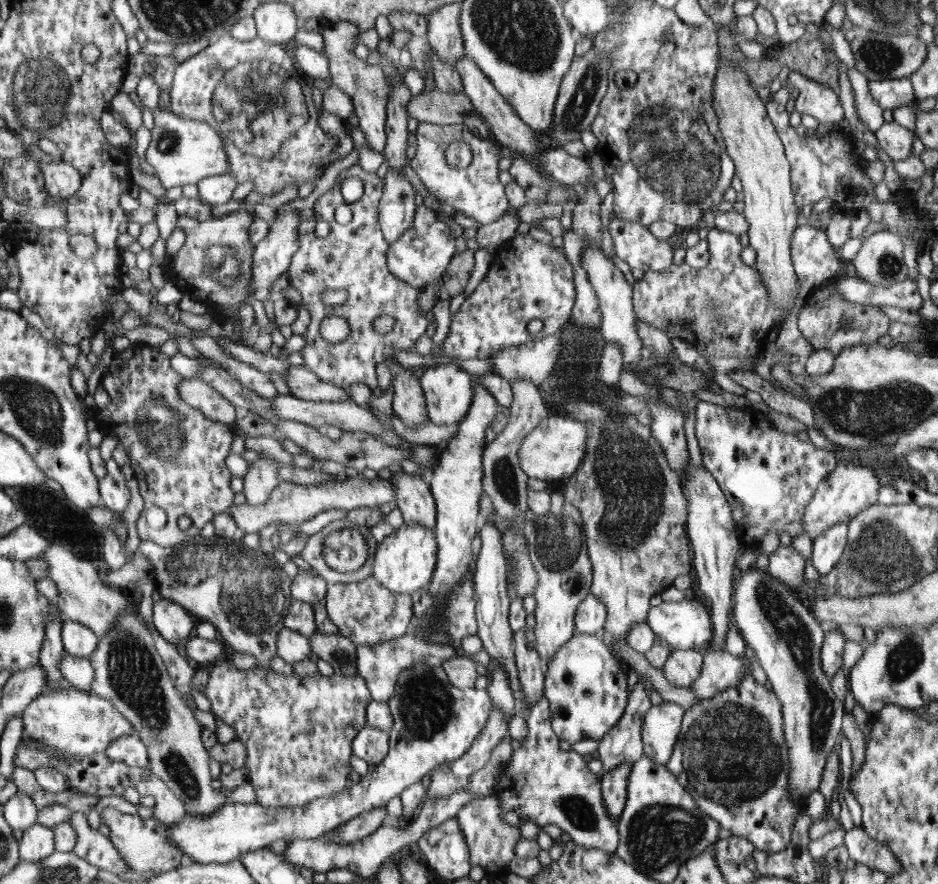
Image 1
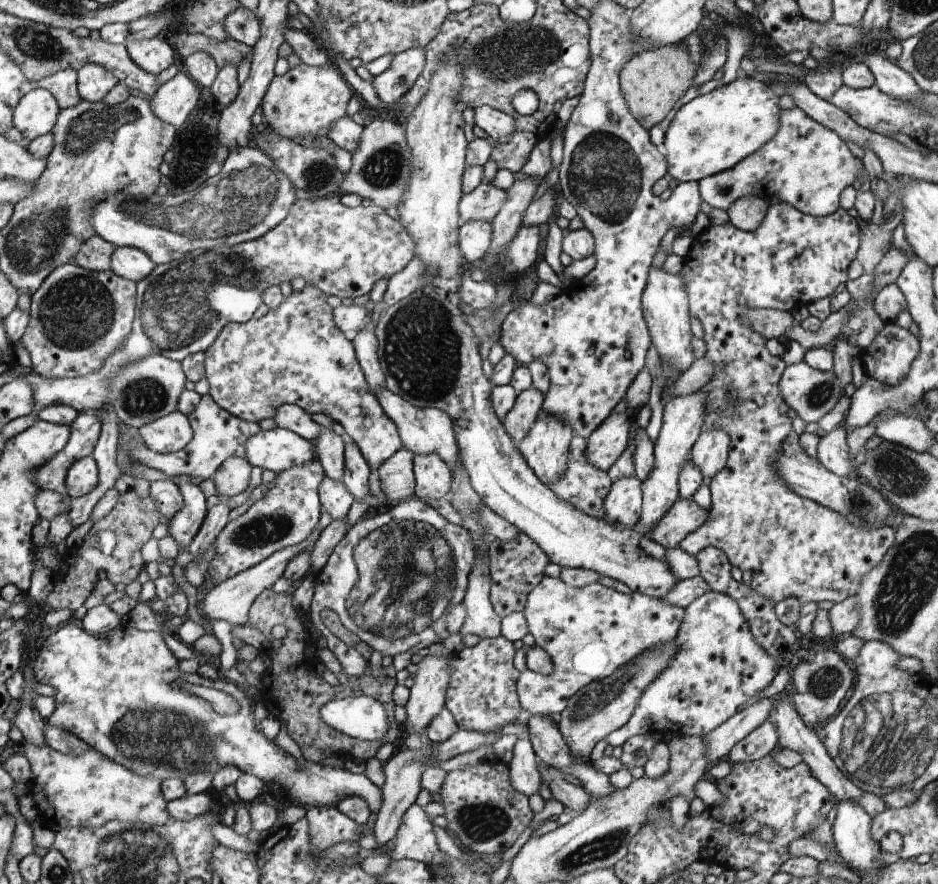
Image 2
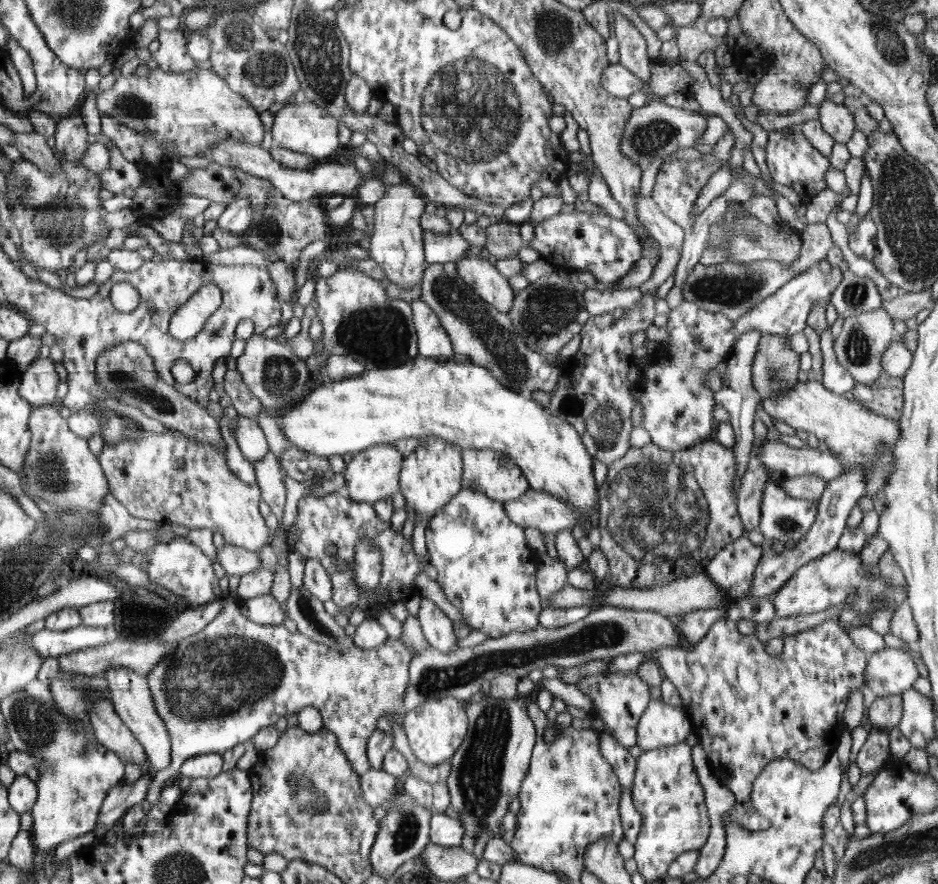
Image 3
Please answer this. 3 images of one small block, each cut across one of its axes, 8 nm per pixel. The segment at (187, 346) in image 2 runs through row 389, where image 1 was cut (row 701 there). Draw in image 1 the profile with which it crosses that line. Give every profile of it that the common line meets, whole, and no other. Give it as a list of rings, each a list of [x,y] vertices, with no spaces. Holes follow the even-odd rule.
[[[74,687],[43,692],[25,708],[20,718],[24,721],[24,734],[72,756],[95,756],[105,753],[110,744],[114,744],[121,737],[132,737],[136,734],[133,724],[119,712],[112,701]]]

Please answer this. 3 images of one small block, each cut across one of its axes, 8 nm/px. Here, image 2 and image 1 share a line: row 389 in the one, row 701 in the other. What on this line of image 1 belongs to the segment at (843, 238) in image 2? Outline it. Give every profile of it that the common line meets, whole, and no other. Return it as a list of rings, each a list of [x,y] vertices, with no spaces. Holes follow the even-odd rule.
[[[746,674],[739,686],[723,690],[713,698],[703,700],[686,711],[681,734],[666,768],[674,776],[677,776],[677,780],[685,787],[686,792],[689,792],[690,796],[693,796],[697,802],[698,808],[708,816],[712,816],[721,828],[729,830],[733,836],[746,838],[746,840],[753,842],[759,849],[766,852],[780,852],[789,846],[790,840],[792,840],[793,820],[798,813],[804,812],[806,803],[806,801],[794,802],[792,800],[792,792],[789,788],[788,752],[785,745],[784,714],[781,712],[781,702],[778,701],[777,694],[765,688],[765,686],[757,684],[752,674]]]

